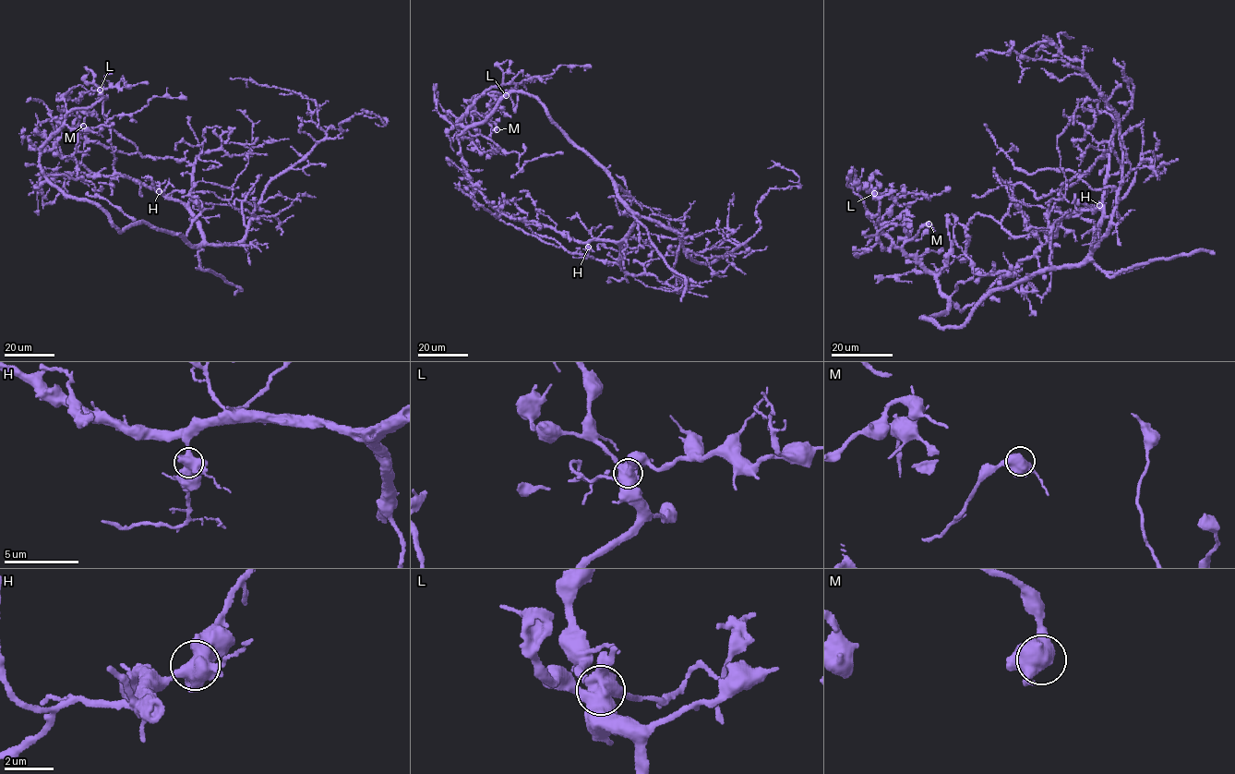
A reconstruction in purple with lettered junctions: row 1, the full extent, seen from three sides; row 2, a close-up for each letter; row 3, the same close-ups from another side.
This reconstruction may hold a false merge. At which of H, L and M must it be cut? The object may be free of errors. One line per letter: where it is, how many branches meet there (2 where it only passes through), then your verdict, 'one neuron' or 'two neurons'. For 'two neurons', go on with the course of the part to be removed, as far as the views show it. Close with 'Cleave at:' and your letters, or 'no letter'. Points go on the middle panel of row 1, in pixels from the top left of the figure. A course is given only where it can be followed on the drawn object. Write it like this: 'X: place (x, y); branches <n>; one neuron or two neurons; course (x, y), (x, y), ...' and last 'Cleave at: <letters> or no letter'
H: place (588, 247); branches 3; one neuron
L: place (506, 95); branches 5; two neurons; course (506, 95), (497, 106), (498, 109), (487, 114), (492, 126), (488, 139)
M: place (497, 129); branches 4; one neuron
Cleave at: L

